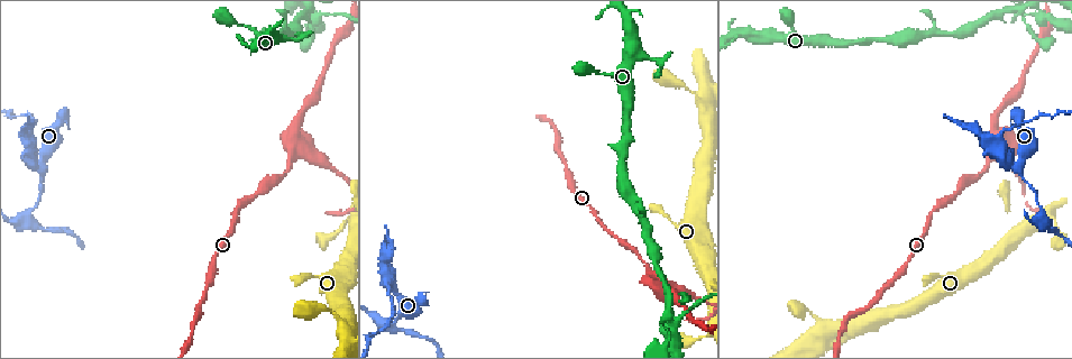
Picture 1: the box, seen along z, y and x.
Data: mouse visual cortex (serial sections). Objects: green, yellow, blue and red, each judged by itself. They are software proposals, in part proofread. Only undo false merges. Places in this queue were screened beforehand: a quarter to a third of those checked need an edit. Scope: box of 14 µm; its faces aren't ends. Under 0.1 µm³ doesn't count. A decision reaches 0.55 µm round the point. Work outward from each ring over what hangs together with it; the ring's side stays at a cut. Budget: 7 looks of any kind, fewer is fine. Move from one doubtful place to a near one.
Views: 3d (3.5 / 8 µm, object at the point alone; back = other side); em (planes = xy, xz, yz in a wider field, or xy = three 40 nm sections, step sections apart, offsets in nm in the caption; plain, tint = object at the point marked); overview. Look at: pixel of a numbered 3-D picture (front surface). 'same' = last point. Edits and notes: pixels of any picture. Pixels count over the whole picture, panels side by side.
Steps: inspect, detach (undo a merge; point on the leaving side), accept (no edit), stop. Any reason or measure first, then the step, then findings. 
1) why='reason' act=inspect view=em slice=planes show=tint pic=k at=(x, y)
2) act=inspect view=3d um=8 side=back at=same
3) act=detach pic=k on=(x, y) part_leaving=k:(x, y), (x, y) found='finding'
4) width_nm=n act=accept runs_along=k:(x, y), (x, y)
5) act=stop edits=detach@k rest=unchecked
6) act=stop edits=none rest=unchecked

why='sharp bend' act=inspect view=3d um=3.5 pic=1 at=(292, 147)

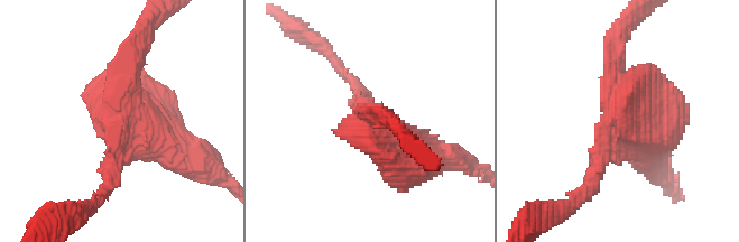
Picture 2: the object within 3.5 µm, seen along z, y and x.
act=inspect view=em slice=xy step=5 show=tint pic=2 at=(626, 124)

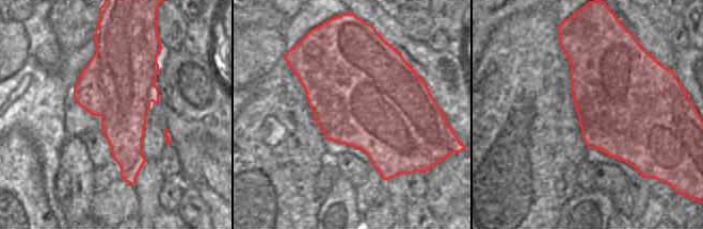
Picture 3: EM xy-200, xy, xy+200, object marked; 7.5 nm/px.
act=detach pic=2 on=(156, 91) found='a second cell is stuck on'

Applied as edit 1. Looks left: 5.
why='three-way junction' act=inspect view=3d um=8 pic=1 at=(1037, 14)

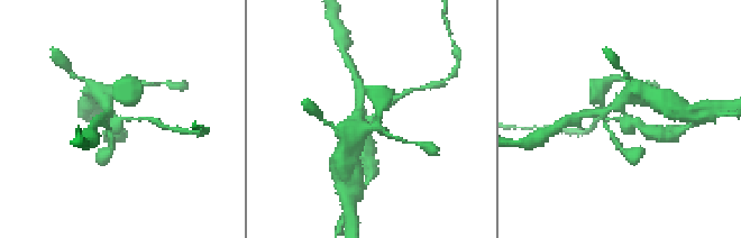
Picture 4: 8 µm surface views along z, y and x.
act=inspect view=3d um=3.5 pic=4 at=(370, 121)

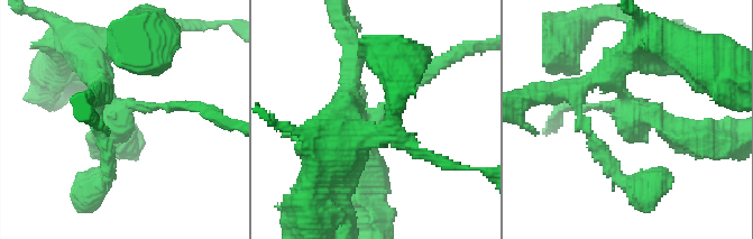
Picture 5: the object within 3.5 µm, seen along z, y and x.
act=inspect view=em slice=planes show=tint pic=5 at=(375, 119)

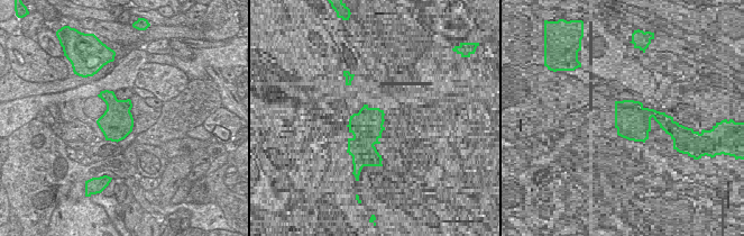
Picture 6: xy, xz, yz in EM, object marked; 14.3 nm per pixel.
act=detach pic=5 on=(679, 147) found='a second cell is stuck on'

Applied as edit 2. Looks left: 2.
why='three arms meet' act=inspect view=3d um=3.5 pic=1 at=(402, 296)

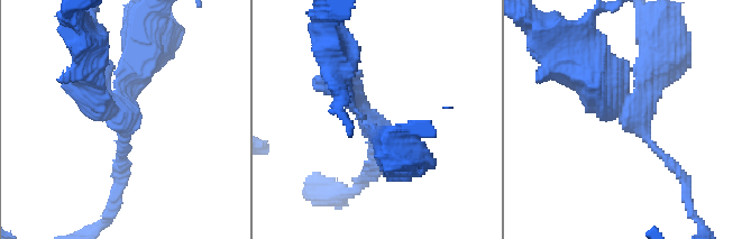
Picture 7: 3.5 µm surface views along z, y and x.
act=inspect view=em slice=xy step=1 show=tint pic=7 at=(638, 114)

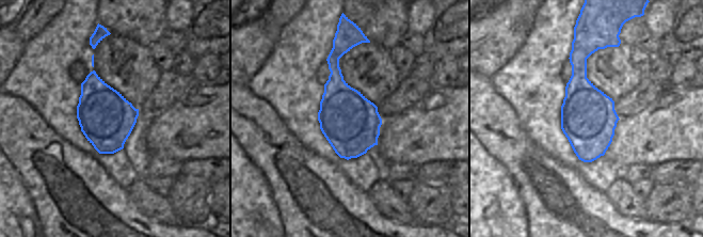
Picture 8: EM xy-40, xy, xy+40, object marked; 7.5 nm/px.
arm_widths_nm=150,350,500 act=detach pic=7 on=(101, 109) found='two cells meet here'

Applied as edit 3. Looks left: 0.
act=stop edits=detach@2,detach@5,detach@7 rest=unchecked

